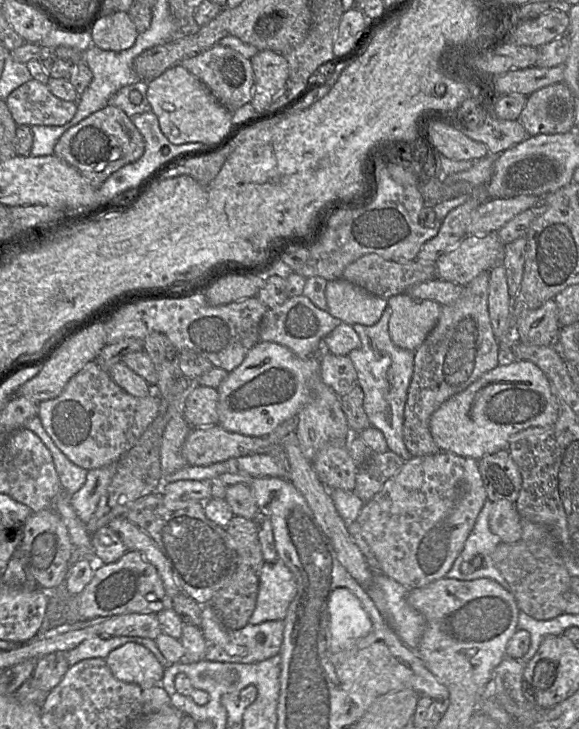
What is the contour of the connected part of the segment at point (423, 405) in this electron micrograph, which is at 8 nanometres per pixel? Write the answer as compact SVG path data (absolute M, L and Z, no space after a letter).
M484 271L464 286L454 303L442 305L436 325L415 351L403 421L403 441L412 457L440 451L430 432L431 415L445 401L498 365L499 345L490 323L488 288L489 271Z

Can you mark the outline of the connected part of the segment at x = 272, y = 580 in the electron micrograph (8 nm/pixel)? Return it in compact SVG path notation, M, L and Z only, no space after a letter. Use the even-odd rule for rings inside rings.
M277 559L262 565L255 609L249 624L283 621L297 592L296 579L288 567Z

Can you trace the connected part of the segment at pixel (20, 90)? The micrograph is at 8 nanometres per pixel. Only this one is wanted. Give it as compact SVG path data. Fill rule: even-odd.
M32 79L12 91L6 105L17 125L62 126L77 112L77 102L54 96L47 85Z

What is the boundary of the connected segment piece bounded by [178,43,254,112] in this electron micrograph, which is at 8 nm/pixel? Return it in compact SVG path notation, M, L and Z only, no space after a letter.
M217 43L202 53L184 59L178 64L202 81L216 100L228 111L234 112L246 103L251 102L254 88L251 59L245 58L238 51Z

